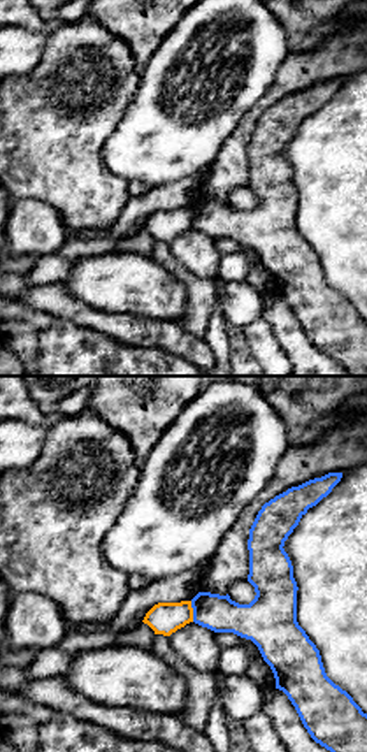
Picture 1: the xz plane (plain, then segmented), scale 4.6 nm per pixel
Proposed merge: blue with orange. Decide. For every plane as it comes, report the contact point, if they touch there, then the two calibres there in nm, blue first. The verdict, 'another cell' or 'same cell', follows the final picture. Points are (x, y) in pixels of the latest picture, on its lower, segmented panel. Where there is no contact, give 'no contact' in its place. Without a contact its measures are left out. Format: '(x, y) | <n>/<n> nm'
(194, 612) | 170/140 nm

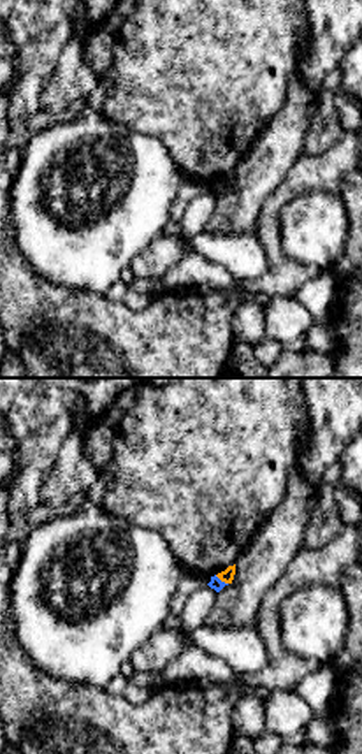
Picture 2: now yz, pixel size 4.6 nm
(220, 580) | 60/60 nm

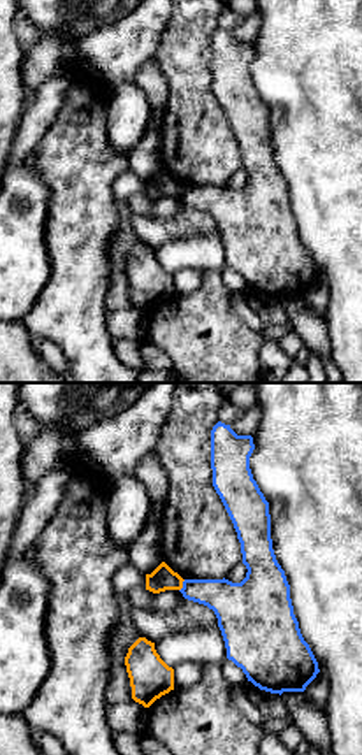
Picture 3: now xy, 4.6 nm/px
(183, 585) | 200/110 nm

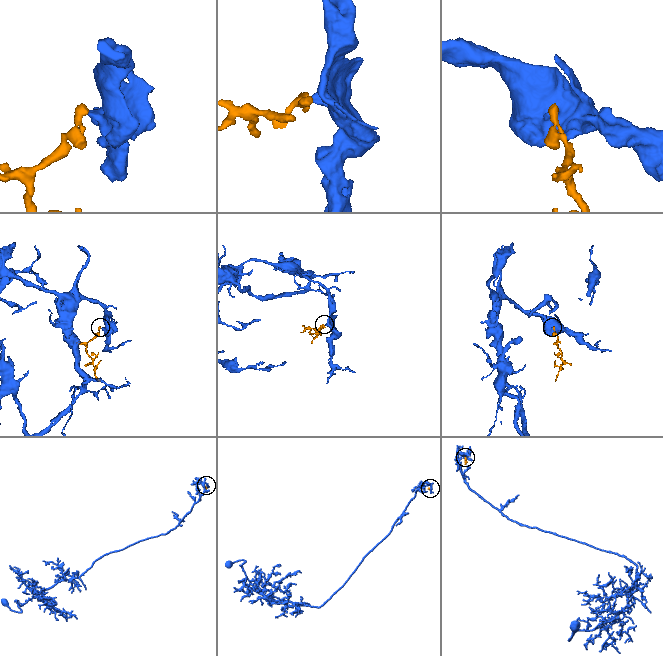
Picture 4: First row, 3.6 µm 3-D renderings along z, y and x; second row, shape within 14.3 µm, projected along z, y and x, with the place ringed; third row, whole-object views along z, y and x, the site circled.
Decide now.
another cell

